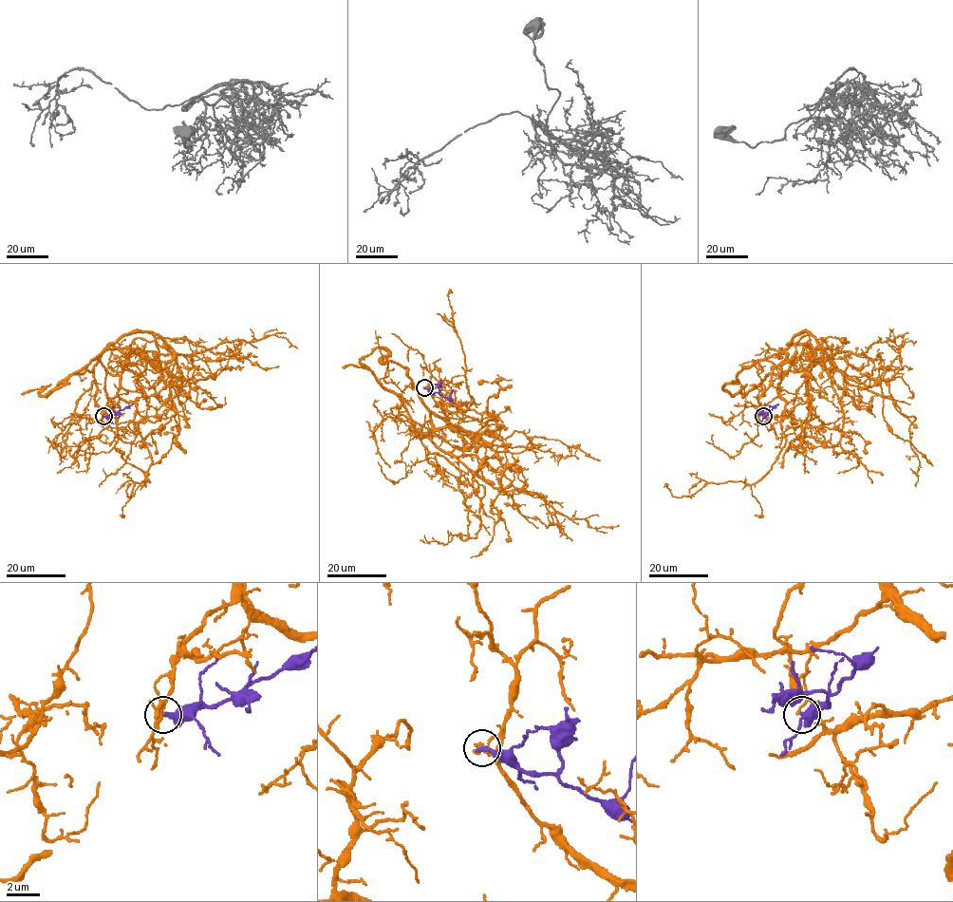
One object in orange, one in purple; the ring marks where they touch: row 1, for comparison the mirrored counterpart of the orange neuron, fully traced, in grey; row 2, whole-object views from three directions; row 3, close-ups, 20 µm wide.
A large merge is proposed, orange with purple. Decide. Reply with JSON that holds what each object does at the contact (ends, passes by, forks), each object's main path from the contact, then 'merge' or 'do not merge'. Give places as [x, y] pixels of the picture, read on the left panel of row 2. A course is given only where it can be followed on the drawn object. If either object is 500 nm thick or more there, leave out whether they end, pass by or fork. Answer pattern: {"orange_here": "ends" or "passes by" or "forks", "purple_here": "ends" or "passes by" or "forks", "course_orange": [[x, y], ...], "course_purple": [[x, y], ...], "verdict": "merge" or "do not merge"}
{"orange_here": "ends", "purple_here": "ends", "course_orange": [[103, 416], [127, 358], [158, 358], [157, 334], [183, 382], [169, 386], [178, 434], [149, 466]], "course_purple": [[103, 416], [117, 414], [131, 404]], "verdict": "do not merge"}

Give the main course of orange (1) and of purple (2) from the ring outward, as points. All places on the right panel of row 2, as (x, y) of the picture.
1: (763, 416), (781, 375), (800, 355), (813, 358), (811, 334), (850, 385), (881, 386), (889, 430), (933, 466)
2: (763, 416), (773, 408), (764, 404)

